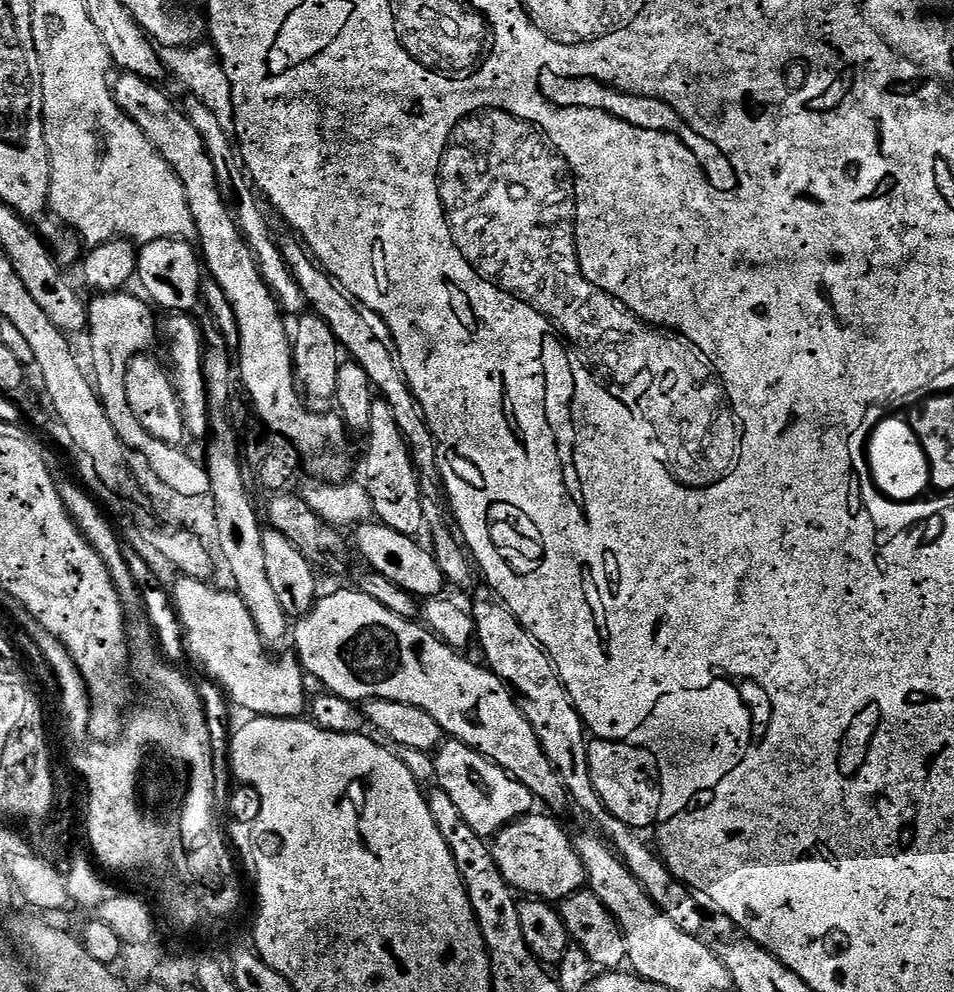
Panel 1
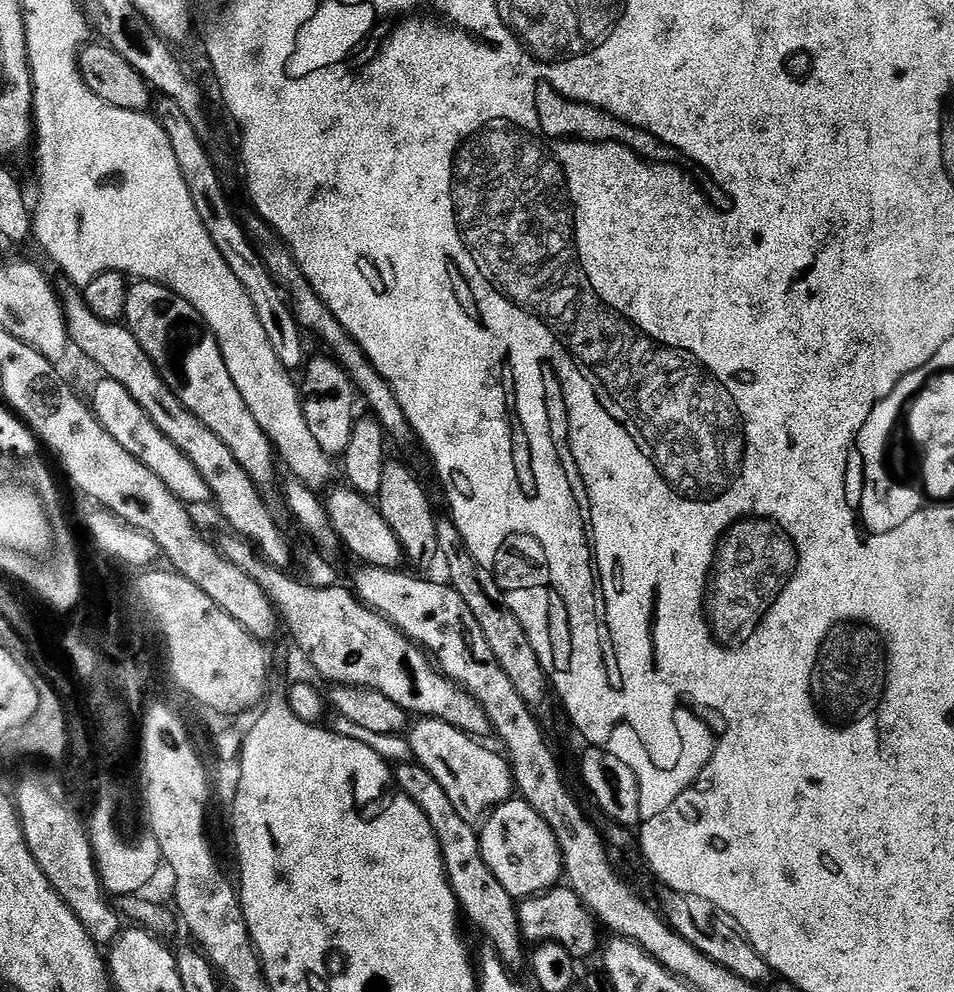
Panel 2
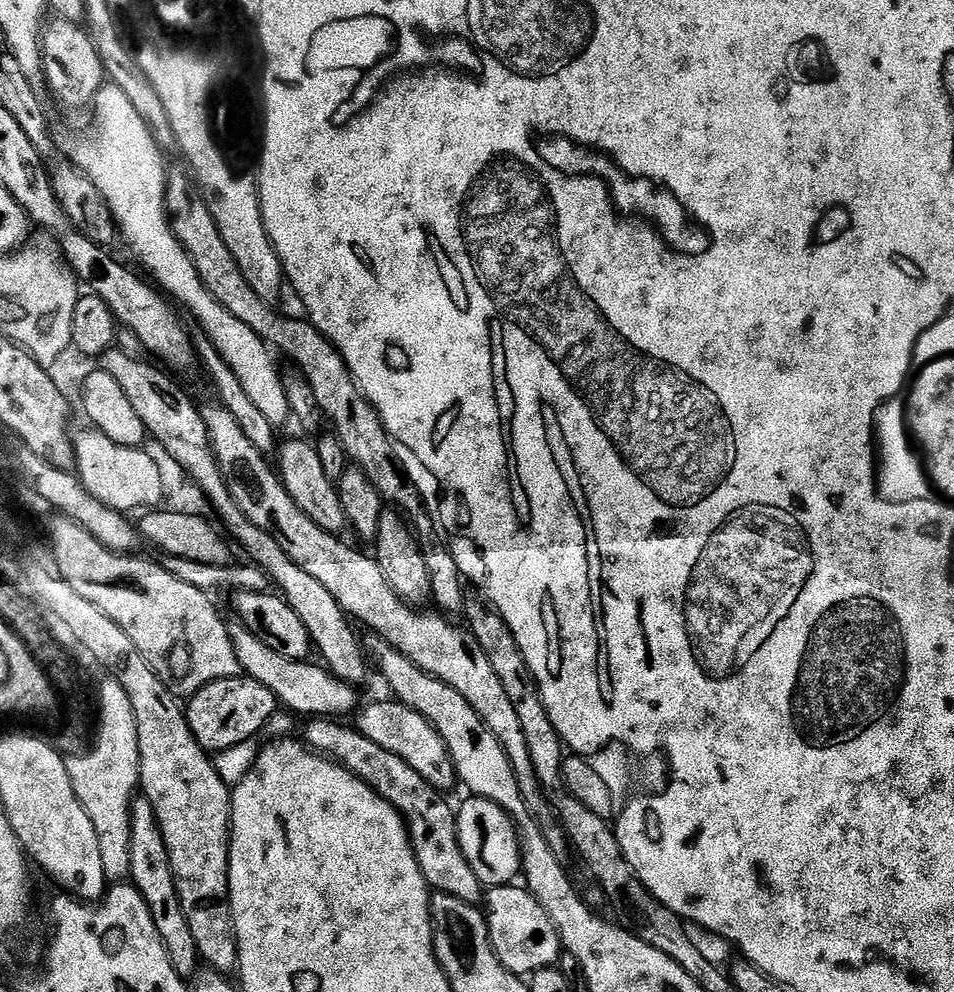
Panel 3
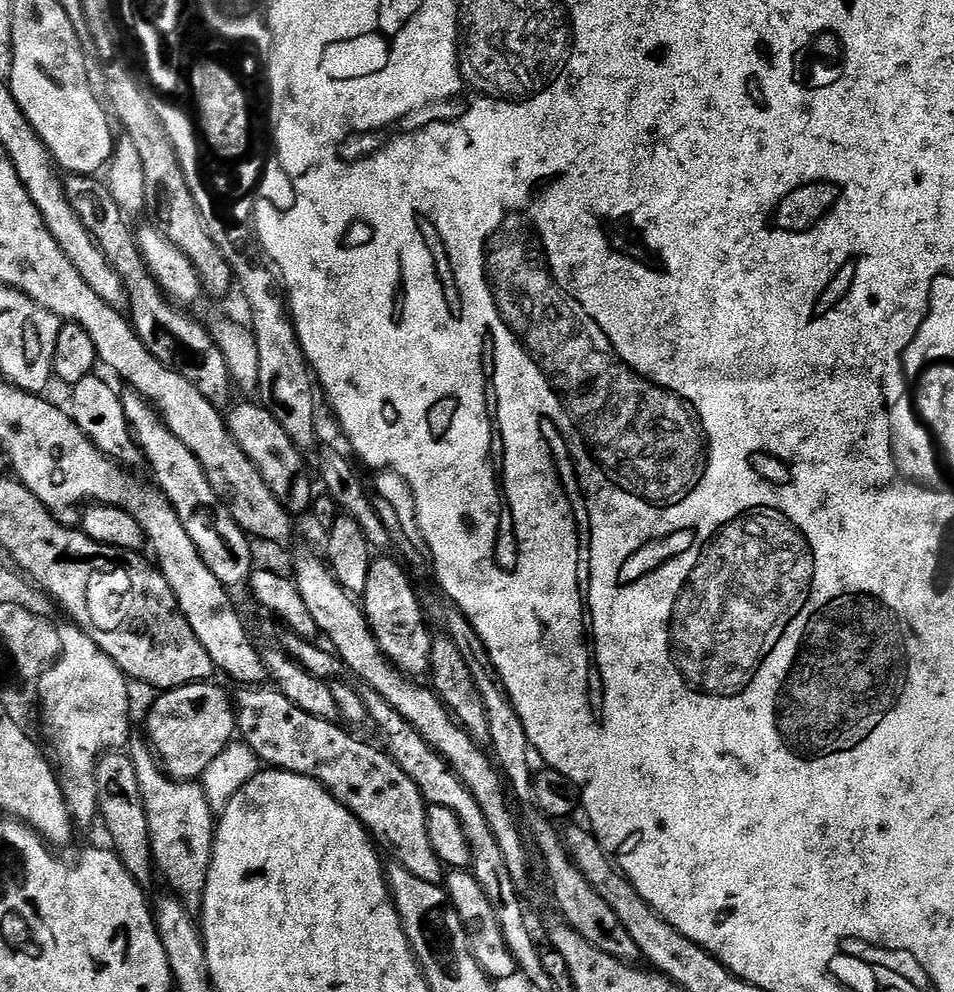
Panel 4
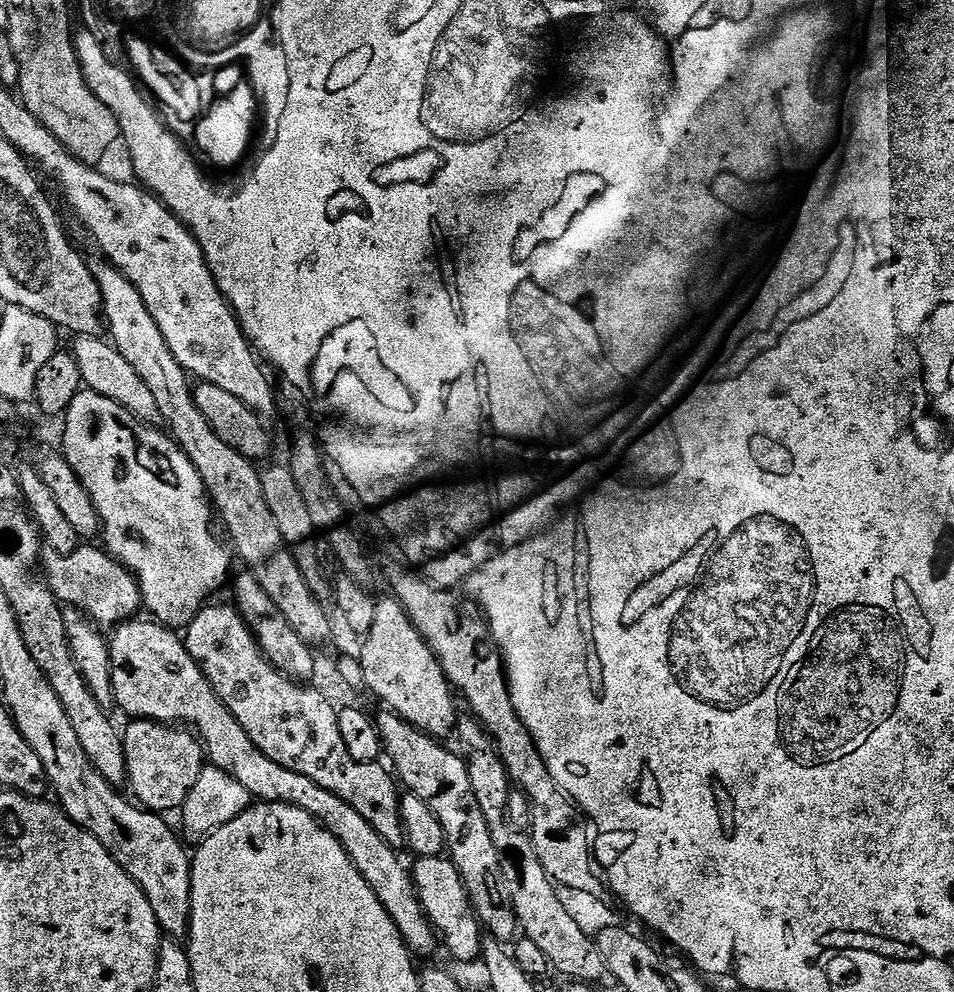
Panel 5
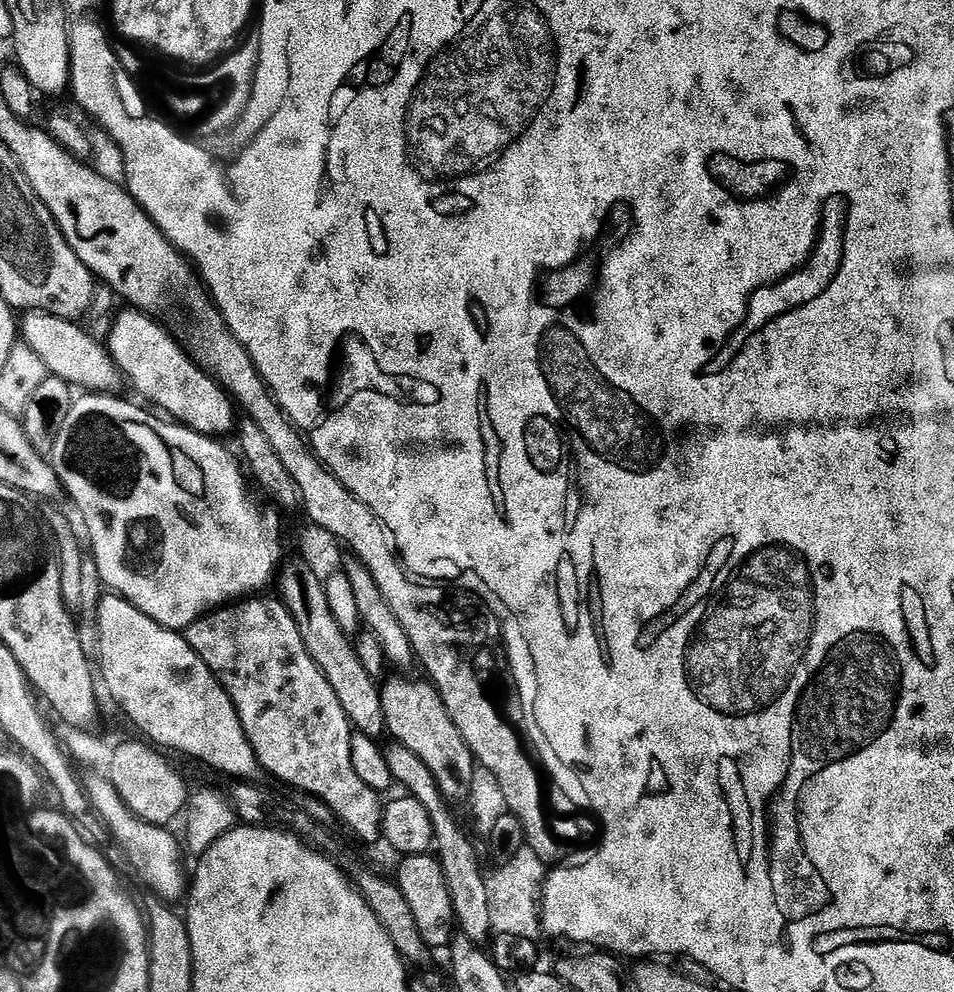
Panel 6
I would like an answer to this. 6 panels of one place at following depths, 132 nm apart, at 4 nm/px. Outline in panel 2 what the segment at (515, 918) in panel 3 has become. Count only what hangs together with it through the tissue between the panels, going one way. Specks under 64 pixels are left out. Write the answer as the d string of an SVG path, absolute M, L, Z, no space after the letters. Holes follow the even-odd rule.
M557 886L538 896L525 897L517 907L521 937L532 944L555 942L574 960L588 957L599 947L596 922L575 891L567 886Z

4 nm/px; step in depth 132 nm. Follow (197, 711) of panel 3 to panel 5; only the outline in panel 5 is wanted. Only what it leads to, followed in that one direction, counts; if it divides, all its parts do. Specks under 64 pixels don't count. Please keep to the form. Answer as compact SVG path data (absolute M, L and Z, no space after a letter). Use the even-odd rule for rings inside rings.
M133 719L128 724L123 729L121 740L135 794L144 800L149 792L152 797L147 807L160 814L181 809L208 762L203 743L191 731L158 722Z

